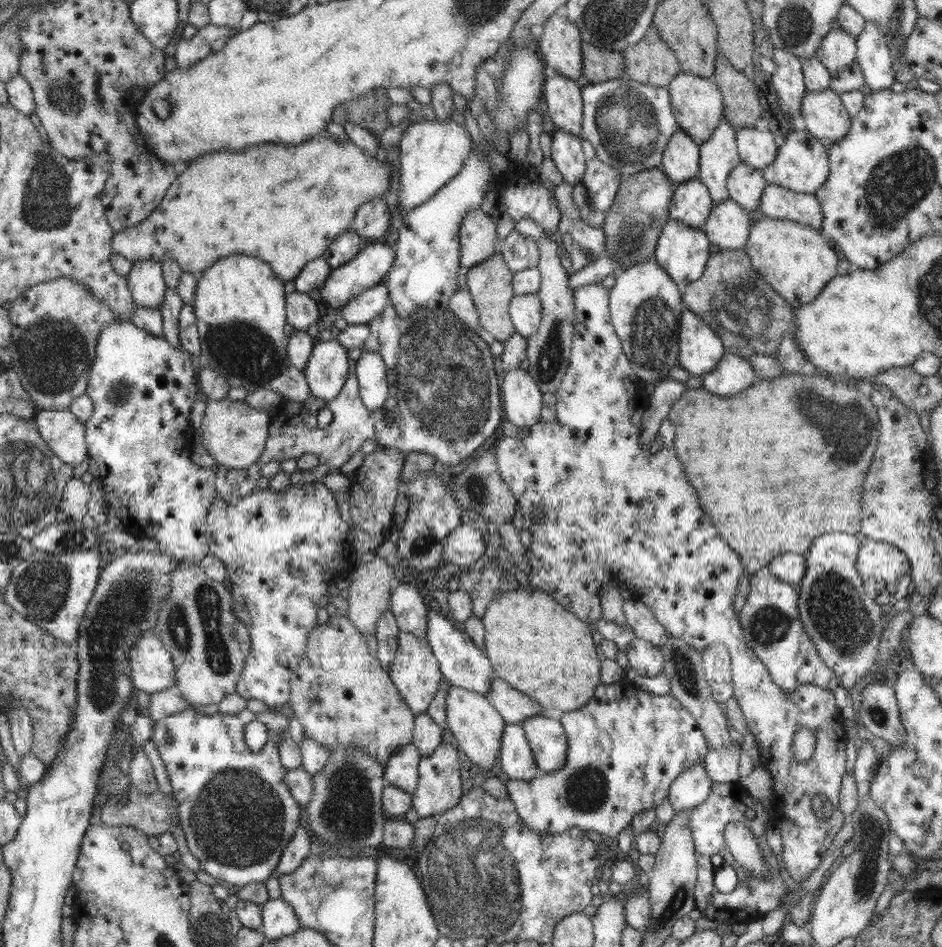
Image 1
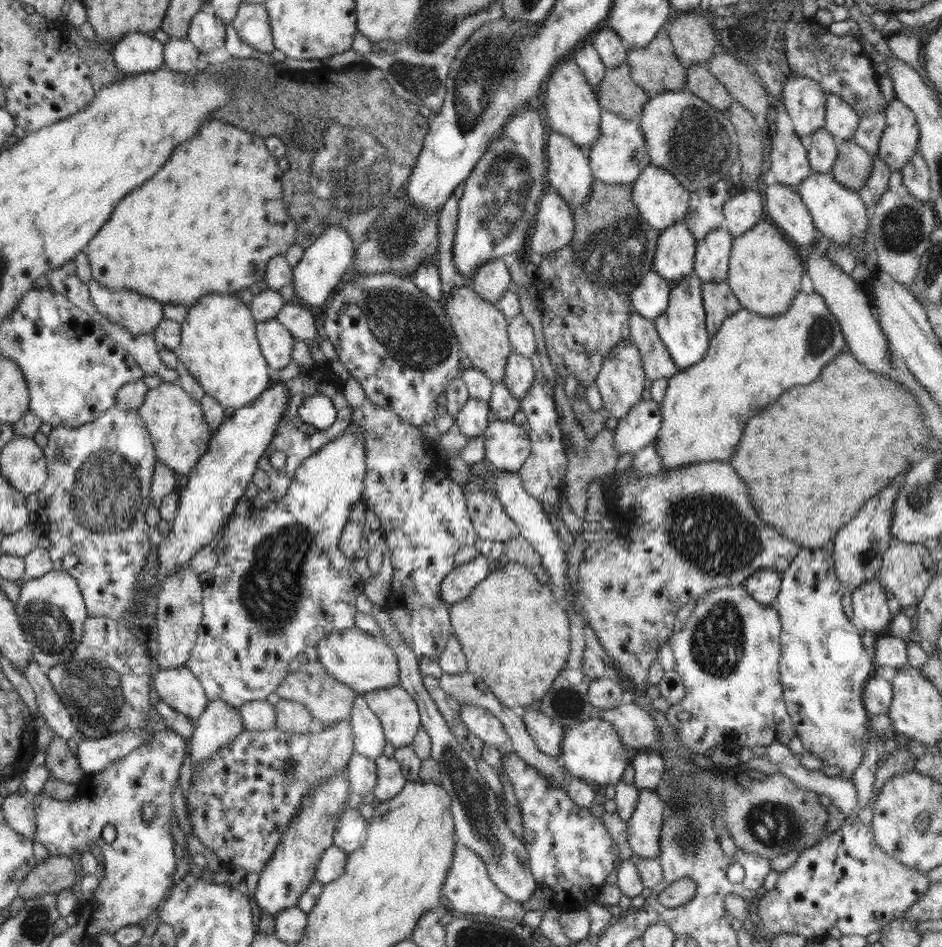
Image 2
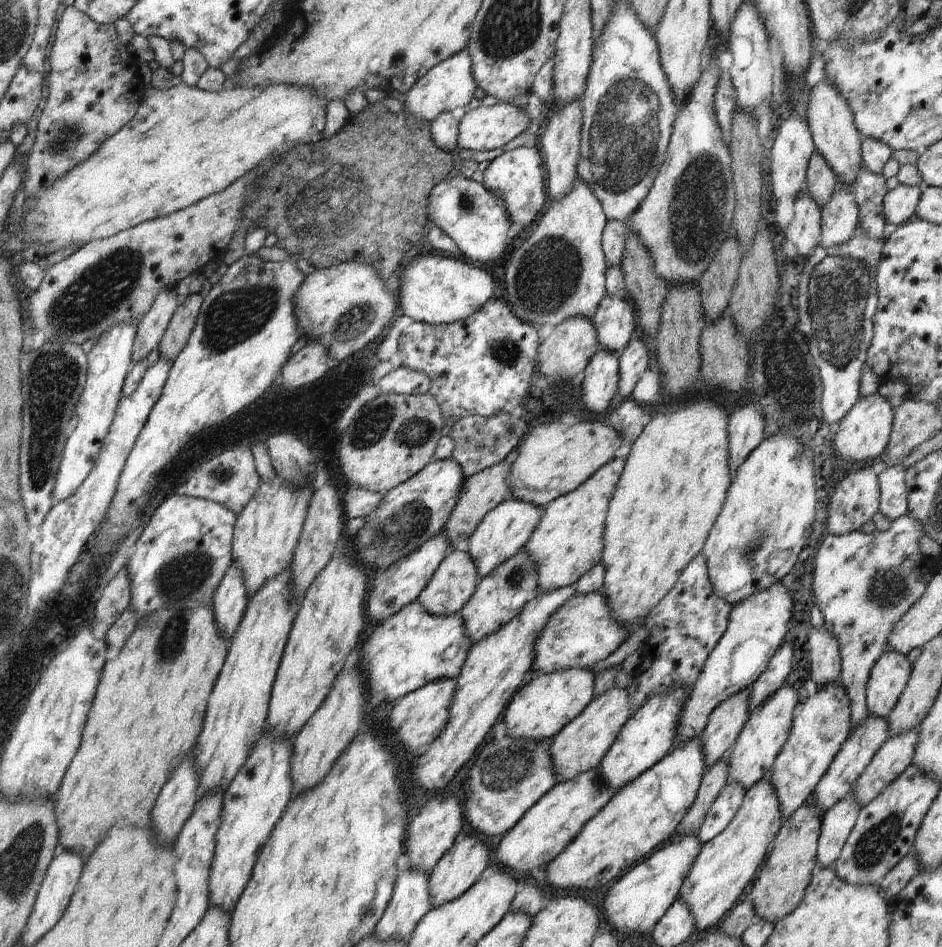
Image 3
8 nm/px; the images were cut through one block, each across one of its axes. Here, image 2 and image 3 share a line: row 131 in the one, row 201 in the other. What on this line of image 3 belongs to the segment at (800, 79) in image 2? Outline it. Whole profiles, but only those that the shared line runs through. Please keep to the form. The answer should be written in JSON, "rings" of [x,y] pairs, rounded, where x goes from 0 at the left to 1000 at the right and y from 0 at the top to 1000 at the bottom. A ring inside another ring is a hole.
{"rings":[[[851,203],[843,211],[843,229],[829,245],[829,253],[844,259],[846,267],[855,275],[864,268],[872,253],[873,221],[858,204]]]}

